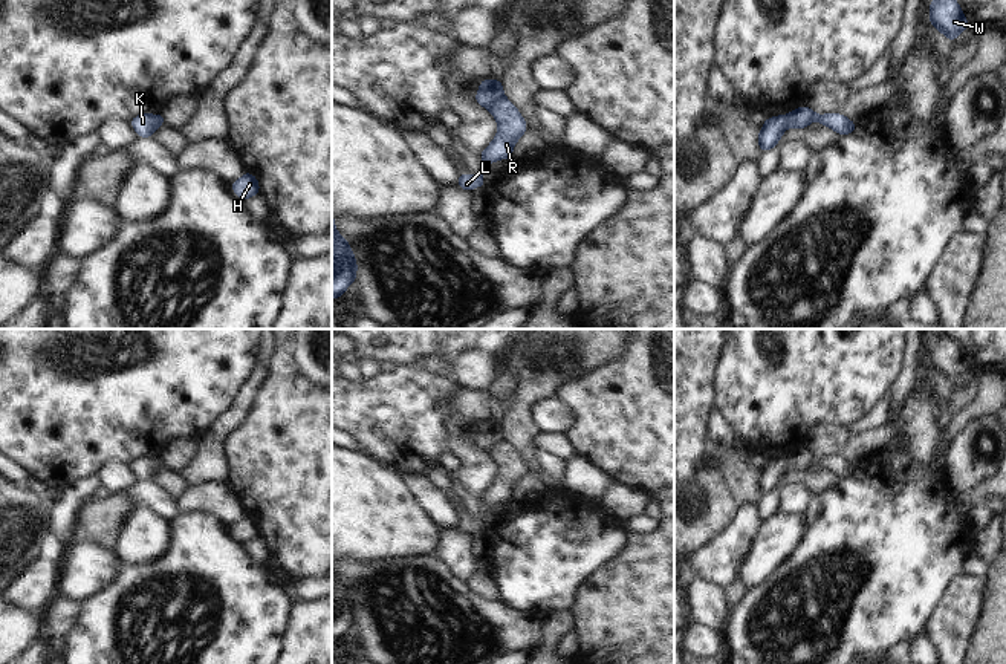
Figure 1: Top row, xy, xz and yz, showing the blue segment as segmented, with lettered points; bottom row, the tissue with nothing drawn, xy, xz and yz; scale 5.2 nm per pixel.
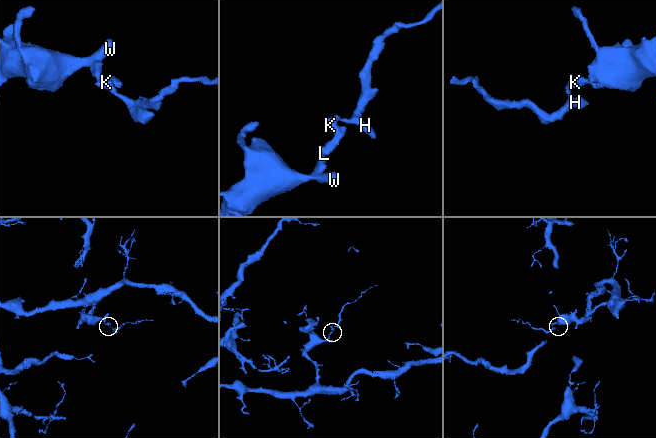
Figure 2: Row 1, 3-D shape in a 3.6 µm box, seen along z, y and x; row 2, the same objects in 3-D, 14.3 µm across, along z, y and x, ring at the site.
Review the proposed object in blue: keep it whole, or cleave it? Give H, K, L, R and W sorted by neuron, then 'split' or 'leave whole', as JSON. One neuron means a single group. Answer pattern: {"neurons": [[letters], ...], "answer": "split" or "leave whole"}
{"neurons": [["H", "K"], ["L", "R", "W"]], "answer": "split"}

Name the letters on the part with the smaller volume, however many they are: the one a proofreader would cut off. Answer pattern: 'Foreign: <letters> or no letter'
Foreign: H, K

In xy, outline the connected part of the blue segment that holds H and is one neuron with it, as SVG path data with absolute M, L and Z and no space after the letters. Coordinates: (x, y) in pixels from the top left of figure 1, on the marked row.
M245 171L243 176L239 181L231 182L229 187L242 200L260 194L260 184L249 171Z

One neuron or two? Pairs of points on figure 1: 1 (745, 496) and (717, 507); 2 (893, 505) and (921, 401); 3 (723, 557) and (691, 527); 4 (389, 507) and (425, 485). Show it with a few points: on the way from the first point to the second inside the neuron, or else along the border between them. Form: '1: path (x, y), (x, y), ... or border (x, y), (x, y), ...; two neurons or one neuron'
1: border (717, 468), (739, 508); two neurons
2: path (915, 479), (921, 455), (921, 427); one neuron
3: border (734, 519), (690, 559); two neurons
4: border (401, 475), (416, 501), (434, 522); two neurons

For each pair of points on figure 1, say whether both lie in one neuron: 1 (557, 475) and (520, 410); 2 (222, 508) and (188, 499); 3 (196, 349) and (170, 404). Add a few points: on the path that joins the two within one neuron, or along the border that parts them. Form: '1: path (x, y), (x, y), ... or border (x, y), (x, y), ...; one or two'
1: border (540, 450), (537, 455), (538, 468); two
2: path (214, 501), (196, 499); one
3: path (182, 363), (170, 375), (170, 390); one

